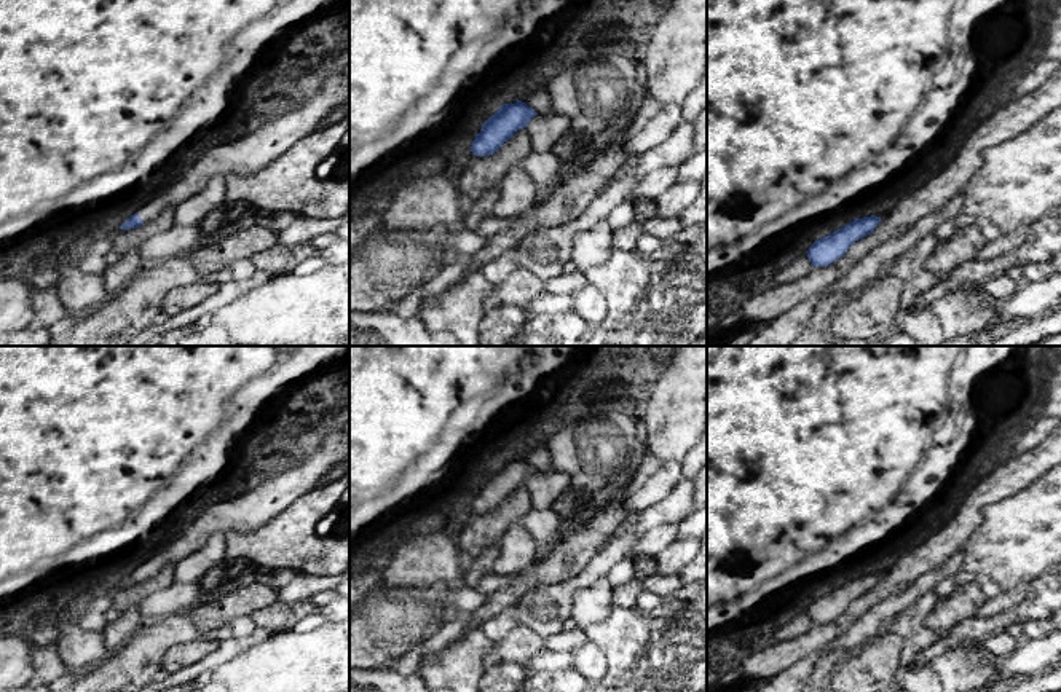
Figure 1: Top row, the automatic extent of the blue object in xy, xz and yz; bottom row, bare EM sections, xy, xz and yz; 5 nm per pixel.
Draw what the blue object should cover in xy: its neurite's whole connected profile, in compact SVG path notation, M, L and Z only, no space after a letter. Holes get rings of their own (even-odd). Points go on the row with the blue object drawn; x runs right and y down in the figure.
M343 72L329 75L316 94L300 107L268 116L265 123L247 134L231 139L225 144L207 148L198 155L182 174L158 193L152 196L134 215L131 215L120 230L137 228L155 220L164 209L176 209L180 202L204 190L207 182L215 175L250 175L278 159L295 142L314 132L319 124L330 115L332 110L349 100L349 80Z

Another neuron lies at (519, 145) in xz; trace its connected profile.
M523 128L493 155L474 156L455 177L460 195L477 202L491 188L499 190L506 174L531 150L528 131Z

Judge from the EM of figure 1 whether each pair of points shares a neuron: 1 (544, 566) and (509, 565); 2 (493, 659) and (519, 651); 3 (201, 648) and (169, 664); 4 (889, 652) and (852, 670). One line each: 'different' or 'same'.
1: different
2: same
3: same
4: same

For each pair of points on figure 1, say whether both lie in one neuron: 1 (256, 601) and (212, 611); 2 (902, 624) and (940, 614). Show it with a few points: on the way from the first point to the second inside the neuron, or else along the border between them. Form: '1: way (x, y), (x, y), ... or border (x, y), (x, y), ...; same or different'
1: way (244, 601), (224, 608); same
2: border (938, 600), (926, 619), (926, 624), (937, 633); different

